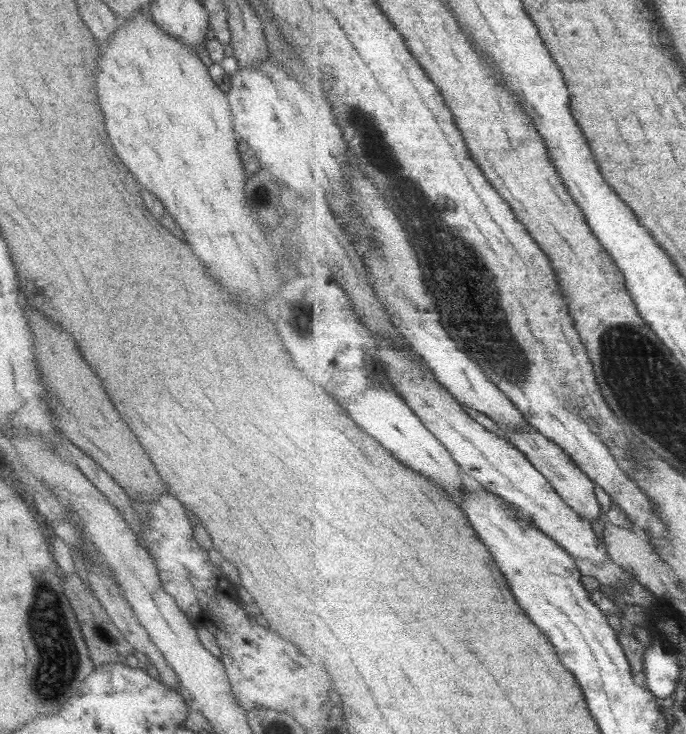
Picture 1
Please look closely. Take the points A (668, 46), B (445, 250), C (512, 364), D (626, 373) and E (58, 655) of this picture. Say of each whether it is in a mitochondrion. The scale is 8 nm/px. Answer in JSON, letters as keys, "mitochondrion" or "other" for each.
{"A":"other","B":"mitochondrion","C":"mitochondrion","D":"mitochondrion","E":"mitochondrion"}

